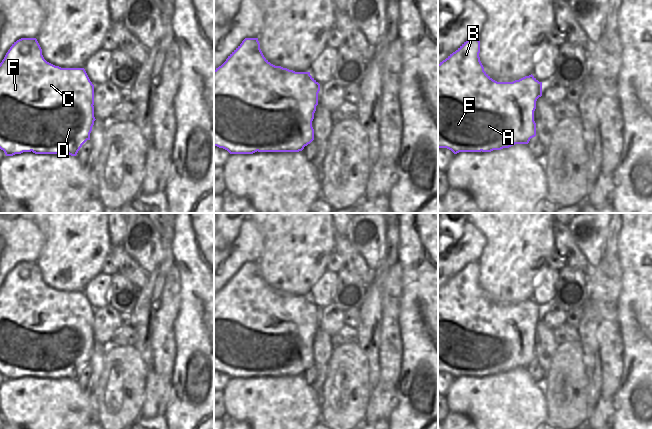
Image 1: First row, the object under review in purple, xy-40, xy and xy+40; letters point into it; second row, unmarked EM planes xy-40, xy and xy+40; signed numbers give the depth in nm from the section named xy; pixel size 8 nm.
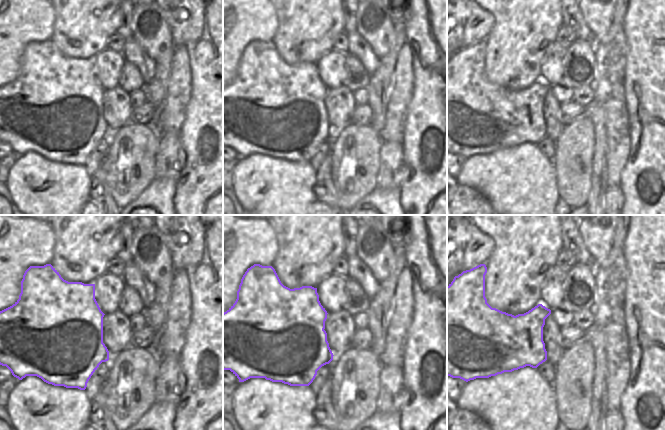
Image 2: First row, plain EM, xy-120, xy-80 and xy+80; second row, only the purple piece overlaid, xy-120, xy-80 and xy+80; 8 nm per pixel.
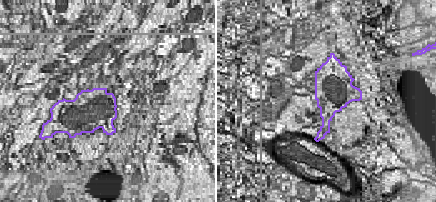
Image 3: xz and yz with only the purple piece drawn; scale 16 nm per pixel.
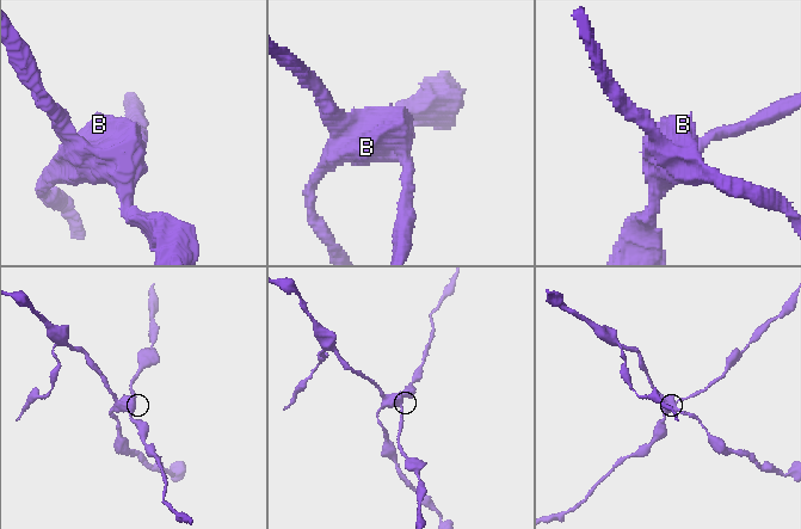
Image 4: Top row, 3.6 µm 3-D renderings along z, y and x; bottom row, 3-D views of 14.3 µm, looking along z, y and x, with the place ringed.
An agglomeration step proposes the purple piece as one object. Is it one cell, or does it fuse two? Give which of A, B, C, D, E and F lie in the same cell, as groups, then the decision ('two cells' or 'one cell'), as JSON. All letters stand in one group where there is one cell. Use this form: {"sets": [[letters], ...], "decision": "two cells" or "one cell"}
{"sets": [["A", "B", "C", "E", "F"], ["D"]], "decision": "two cells"}

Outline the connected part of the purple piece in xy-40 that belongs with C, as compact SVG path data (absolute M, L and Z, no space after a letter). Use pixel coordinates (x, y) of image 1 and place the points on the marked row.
M21 38L14 42L4 59L0 63L0 149L4 151L6 156L13 156L15 154L21 154L23 152L31 152L29 146L23 144L16 144L15 142L20 139L21 136L47 136L53 131L53 123L50 118L57 118L60 115L62 109L62 103L59 98L81 98L83 94L90 95L90 103L94 105L94 85L90 81L84 68L61 68L47 62L43 55L42 49L36 38Z

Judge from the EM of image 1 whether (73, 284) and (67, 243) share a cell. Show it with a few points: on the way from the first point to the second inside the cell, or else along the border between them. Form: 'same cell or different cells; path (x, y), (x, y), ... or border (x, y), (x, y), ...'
same cell; path (72, 274), (72, 253)

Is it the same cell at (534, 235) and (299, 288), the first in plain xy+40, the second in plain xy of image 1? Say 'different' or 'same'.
same

